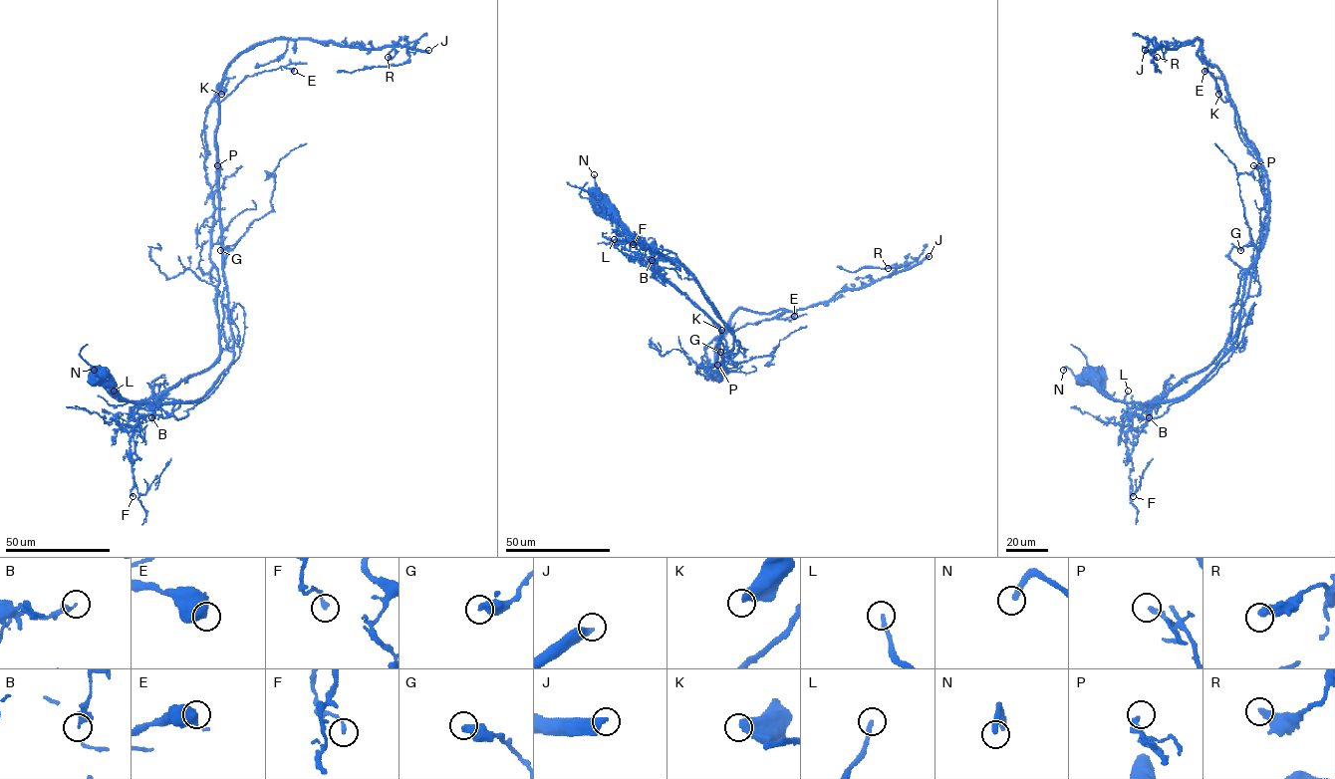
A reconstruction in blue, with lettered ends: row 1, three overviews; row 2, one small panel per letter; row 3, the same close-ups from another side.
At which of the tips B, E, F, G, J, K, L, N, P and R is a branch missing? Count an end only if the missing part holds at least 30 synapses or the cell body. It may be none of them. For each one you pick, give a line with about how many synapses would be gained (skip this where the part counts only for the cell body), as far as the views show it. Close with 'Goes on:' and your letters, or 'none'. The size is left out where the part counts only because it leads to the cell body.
J: 600 syn
Goes on: J

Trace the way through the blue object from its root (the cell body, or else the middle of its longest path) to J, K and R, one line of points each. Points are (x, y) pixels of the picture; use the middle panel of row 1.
J: (597, 206), (657, 251), (658, 270), (719, 328), (718, 380), (718, 342), (739, 309), (805, 309), (929, 256)
K: (597, 206), (657, 251), (658, 270), (719, 328), (726, 361), (718, 380), (716, 354), (728, 328), (721, 330)
R: (597, 206), (657, 251), (658, 270), (719, 328), (718, 380), (718, 342), (739, 309), (805, 309), (888, 268)

